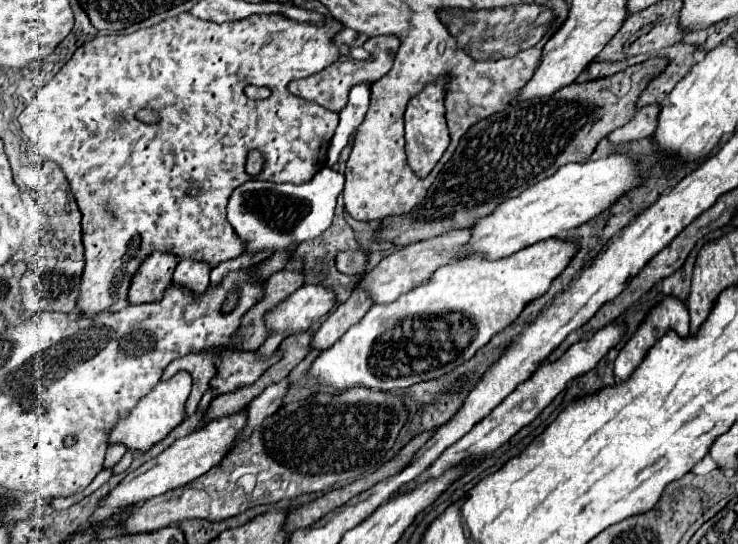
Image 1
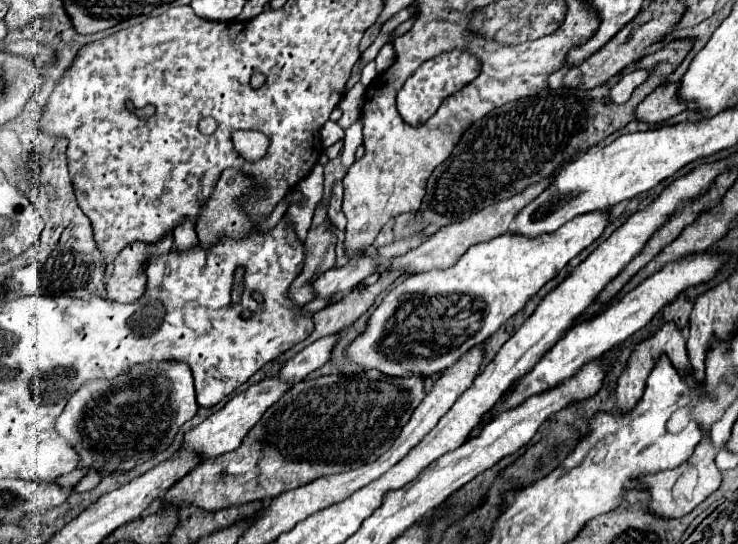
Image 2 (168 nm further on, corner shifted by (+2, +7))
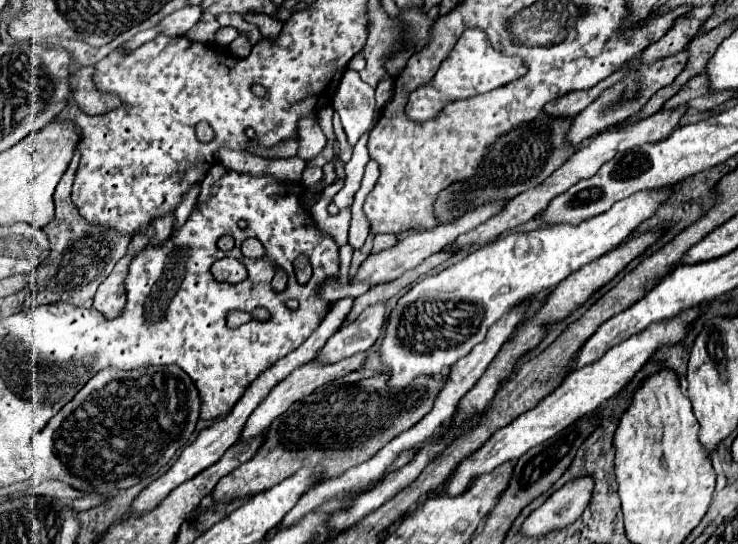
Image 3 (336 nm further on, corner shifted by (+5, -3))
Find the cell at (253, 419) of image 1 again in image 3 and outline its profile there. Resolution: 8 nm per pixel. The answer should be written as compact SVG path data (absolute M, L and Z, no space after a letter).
M375 303L367 307L355 321L343 325L335 335L329 337L327 345L319 353L315 361L335 363L339 359L347 359L359 351L367 351L381 335L383 325L387 323L387 303Z

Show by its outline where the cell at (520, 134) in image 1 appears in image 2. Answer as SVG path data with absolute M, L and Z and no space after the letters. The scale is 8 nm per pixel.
M676 39L666 43L660 51L636 61L628 71L648 69L650 75L622 105L610 101L610 87L624 75L618 73L618 77L612 77L608 83L598 85L596 89L544 89L534 97L522 97L494 109L492 113L470 125L456 143L452 155L434 169L428 179L426 195L422 199L422 207L416 213L416 219L434 227L458 223L494 205L496 201L522 193L524 189L528 189L528 185L540 183L542 179L550 177L550 173L556 173L566 161L582 151L588 151L590 147L630 123L634 119L634 107L664 83L664 79L682 63L690 47L692 41Z

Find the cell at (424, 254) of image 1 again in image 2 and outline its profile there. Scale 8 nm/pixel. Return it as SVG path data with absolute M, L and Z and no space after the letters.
M550 177L546 181L540 181L538 185L530 185L530 189L526 189L526 193L520 193L518 197L512 197L510 201L500 201L498 205L490 205L490 209L482 209L478 213L474 213L470 219L460 221L460 223L452 223L446 225L442 229L438 229L436 233L432 233L430 237L426 237L426 241L414 249L410 249L404 255L398 255L390 261L388 271L406 271L406 275L414 275L414 273L424 273L430 269L446 269L450 267L462 253L466 253L466 249L470 245L476 245L480 241L488 241L494 239L502 233L508 231L514 215L518 213L518 209L522 209L524 205L528 205L542 189L546 189L546 185L550 183Z

